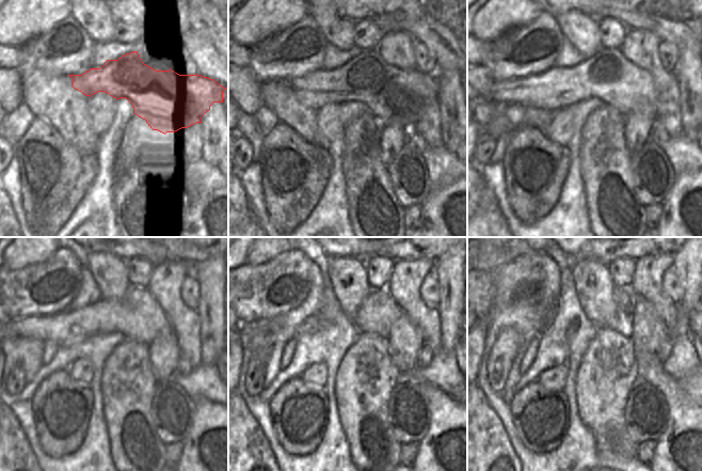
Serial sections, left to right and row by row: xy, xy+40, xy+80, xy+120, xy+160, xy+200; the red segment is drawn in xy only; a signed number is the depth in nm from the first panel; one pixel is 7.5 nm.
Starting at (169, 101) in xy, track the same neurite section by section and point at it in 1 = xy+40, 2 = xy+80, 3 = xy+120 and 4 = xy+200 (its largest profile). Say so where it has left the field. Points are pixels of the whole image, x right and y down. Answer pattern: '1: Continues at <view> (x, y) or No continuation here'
1: Continues at xy+40 (393, 95)
2: Continues at xy+80 (608, 75)
3: Continues at xy+120 (137, 315)
4: Continues at xy+200 (622, 322).

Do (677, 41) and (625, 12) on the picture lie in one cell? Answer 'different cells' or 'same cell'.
same cell

